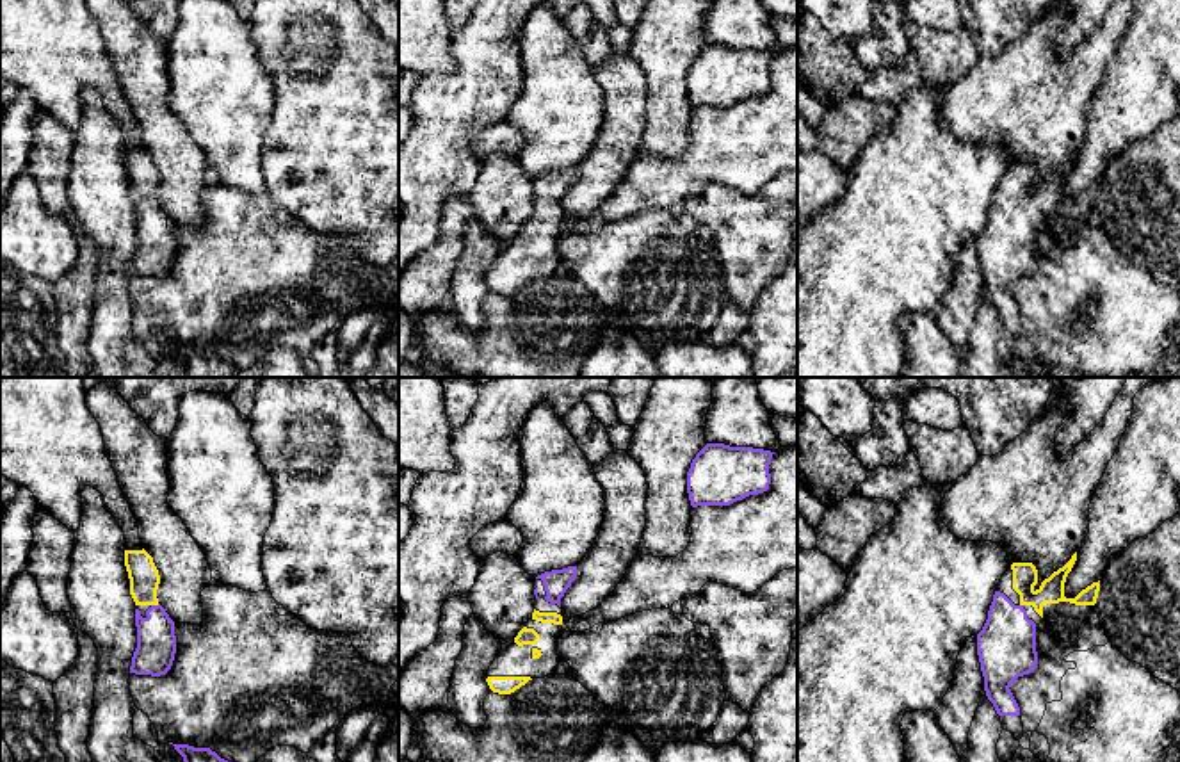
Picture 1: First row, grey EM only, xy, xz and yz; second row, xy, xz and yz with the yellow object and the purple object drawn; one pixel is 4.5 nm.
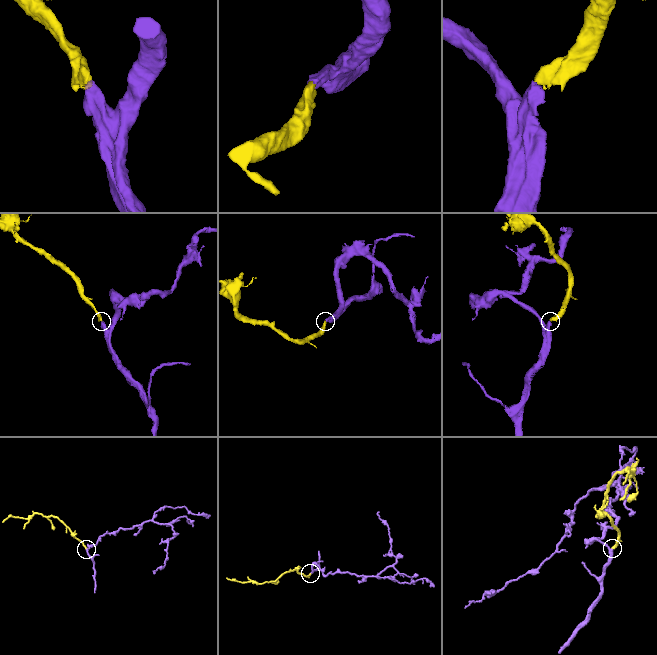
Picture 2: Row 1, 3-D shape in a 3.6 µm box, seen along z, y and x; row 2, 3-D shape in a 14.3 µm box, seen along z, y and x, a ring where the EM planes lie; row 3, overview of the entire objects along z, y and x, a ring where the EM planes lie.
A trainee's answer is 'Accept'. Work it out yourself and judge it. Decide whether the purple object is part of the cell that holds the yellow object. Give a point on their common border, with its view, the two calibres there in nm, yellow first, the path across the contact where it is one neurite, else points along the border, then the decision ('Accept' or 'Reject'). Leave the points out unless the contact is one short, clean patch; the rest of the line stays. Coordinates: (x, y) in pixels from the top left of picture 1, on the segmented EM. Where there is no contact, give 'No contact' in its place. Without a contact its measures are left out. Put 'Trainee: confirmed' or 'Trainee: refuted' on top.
Trainee: confirmed
Touches yellow at xy (155, 604). Thickness 140 nm (yellow) against 180 nm. Path across: xy (143, 574), (143, 591), (155, 604), (155, 650). Accept

